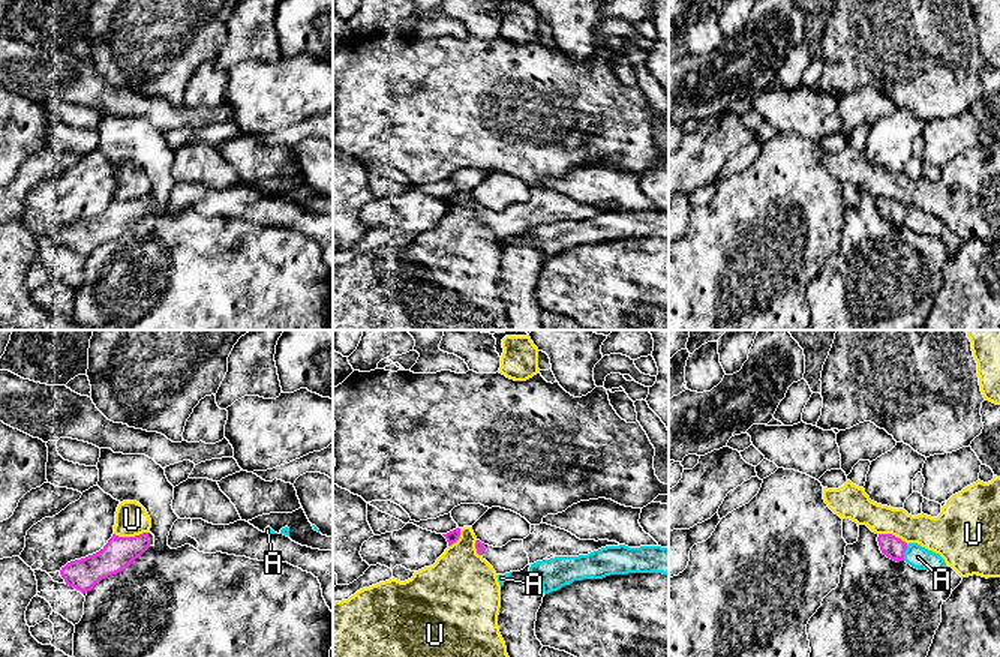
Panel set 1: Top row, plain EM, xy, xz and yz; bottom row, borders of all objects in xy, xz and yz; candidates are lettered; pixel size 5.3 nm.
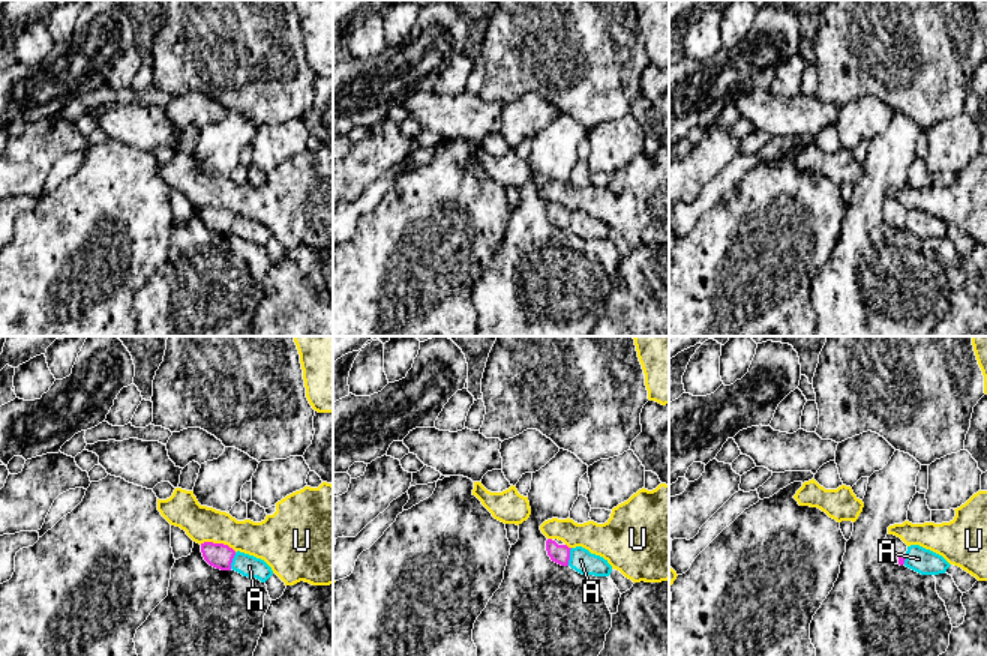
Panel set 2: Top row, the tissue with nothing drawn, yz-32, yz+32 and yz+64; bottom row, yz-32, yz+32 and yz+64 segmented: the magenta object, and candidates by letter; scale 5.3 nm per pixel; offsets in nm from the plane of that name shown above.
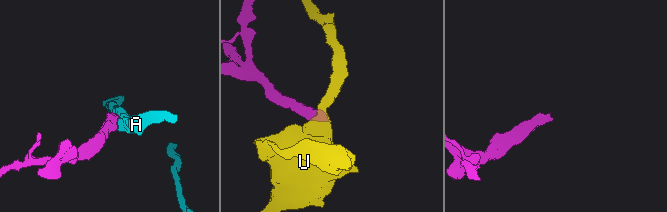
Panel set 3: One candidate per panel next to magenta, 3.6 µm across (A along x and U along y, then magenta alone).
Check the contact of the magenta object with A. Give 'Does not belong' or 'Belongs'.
Belongs

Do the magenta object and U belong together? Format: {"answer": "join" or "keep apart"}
{"answer": "keep apart"}

